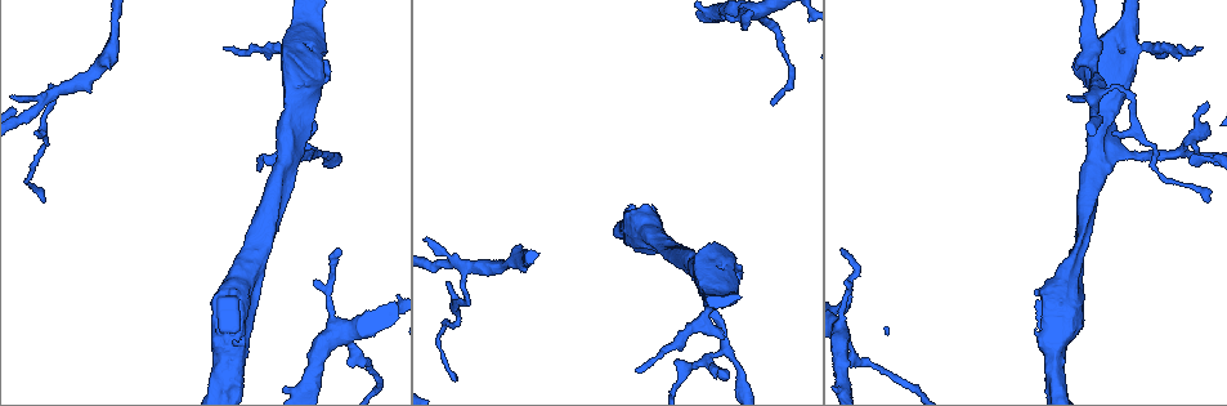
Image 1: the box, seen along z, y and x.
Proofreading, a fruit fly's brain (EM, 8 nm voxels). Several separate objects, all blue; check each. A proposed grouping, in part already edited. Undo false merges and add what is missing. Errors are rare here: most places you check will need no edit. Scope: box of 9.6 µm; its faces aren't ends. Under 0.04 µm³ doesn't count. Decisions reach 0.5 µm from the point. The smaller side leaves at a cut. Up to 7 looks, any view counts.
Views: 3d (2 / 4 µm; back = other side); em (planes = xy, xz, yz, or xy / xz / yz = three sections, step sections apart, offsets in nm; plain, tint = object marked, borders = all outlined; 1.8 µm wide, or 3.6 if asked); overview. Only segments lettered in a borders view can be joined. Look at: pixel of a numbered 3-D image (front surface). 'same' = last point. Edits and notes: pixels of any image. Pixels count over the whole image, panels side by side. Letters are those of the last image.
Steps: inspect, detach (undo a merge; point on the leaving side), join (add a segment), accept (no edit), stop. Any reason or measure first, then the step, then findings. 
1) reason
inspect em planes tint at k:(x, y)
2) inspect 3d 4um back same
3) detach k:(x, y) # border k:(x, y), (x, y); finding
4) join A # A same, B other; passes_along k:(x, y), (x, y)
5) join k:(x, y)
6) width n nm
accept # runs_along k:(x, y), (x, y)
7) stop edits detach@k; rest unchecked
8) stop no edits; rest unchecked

inspect em planes tint at 1:(56, 90)

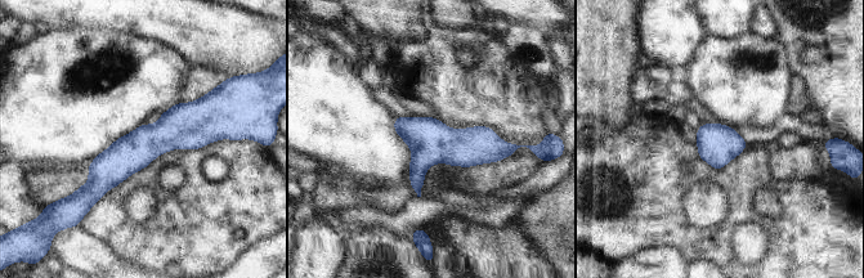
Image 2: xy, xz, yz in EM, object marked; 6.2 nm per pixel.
what lies round it
inspect em planes borders same

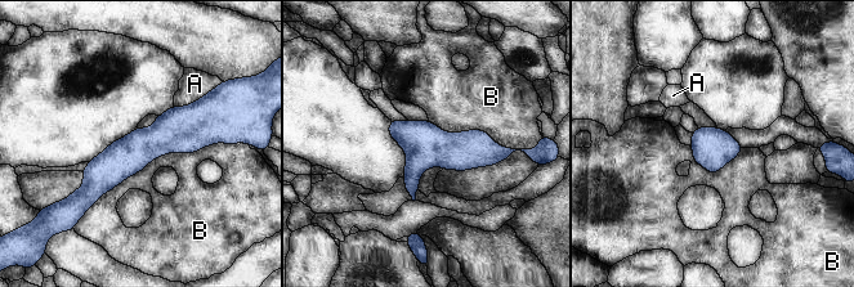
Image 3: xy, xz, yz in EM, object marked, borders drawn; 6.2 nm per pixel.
longest_contact B 1000 nm
accept # A other, B other; border 3:(227, 143), (160, 155), (83, 215); one cell here

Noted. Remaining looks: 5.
branch stops here
inspect em 3.6um xz step 16 tint at 1:(1205, 123)

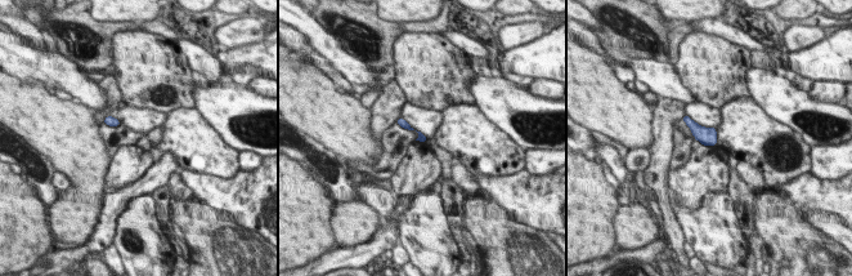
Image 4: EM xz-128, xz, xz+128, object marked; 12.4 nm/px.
inspect em 3.6um yz step 16 borders same

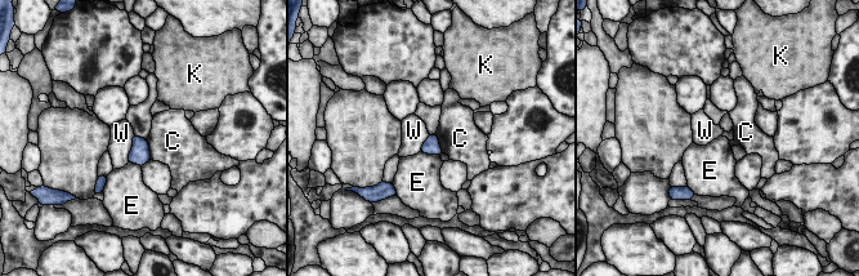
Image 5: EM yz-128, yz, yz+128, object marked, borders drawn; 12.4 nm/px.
accept # C other, E other, K other, W other; border 5:(134, 134), (128, 161); none of them fits

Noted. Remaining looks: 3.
branch stops here
inspect 3d 4um back at 1:(720, 337)

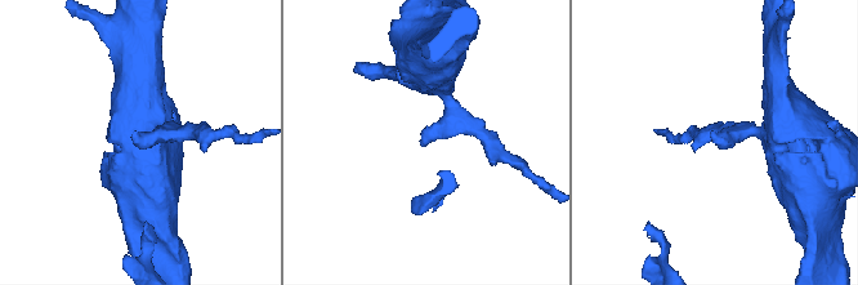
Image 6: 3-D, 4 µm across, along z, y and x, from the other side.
now the EM
inspect em xy step 16 tint at 6:(135, 132)

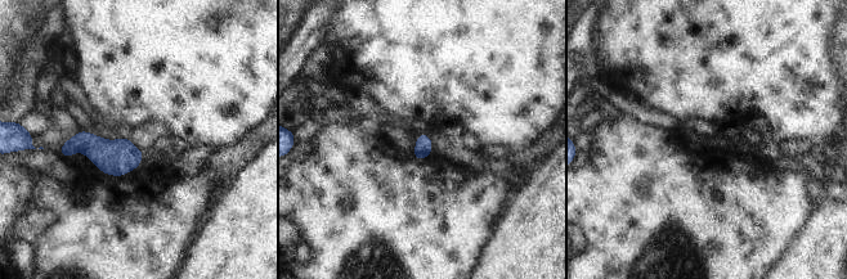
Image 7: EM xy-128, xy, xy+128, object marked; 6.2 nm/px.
inspect em planes borders same

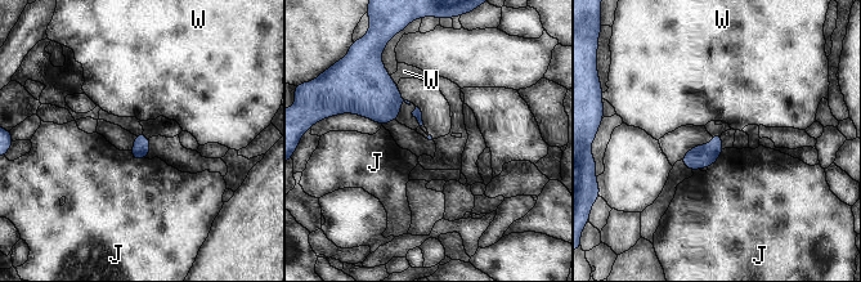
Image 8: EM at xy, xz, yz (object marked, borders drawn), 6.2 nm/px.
longest_contact J 170 nm
accept # J other, W other; none of them fits

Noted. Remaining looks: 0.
stop no edits; rest unchecked

